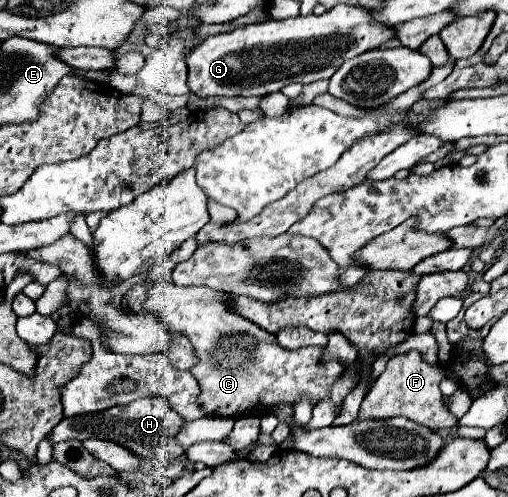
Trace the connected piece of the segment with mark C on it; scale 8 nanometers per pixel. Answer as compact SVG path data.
M158 282L146 288L142 312L158 314L170 330L178 330L194 346L198 362L190 372L198 380L198 406L206 416L244 418L252 416L252 412L268 414L270 406L278 406L278 402L294 404L302 394L316 404L330 398L332 384L344 374L344 366L340 366L338 360L322 364L326 346L304 346L294 352L282 348L276 342L276 334L254 326L254 322L242 318L232 308L232 294L228 292Z

